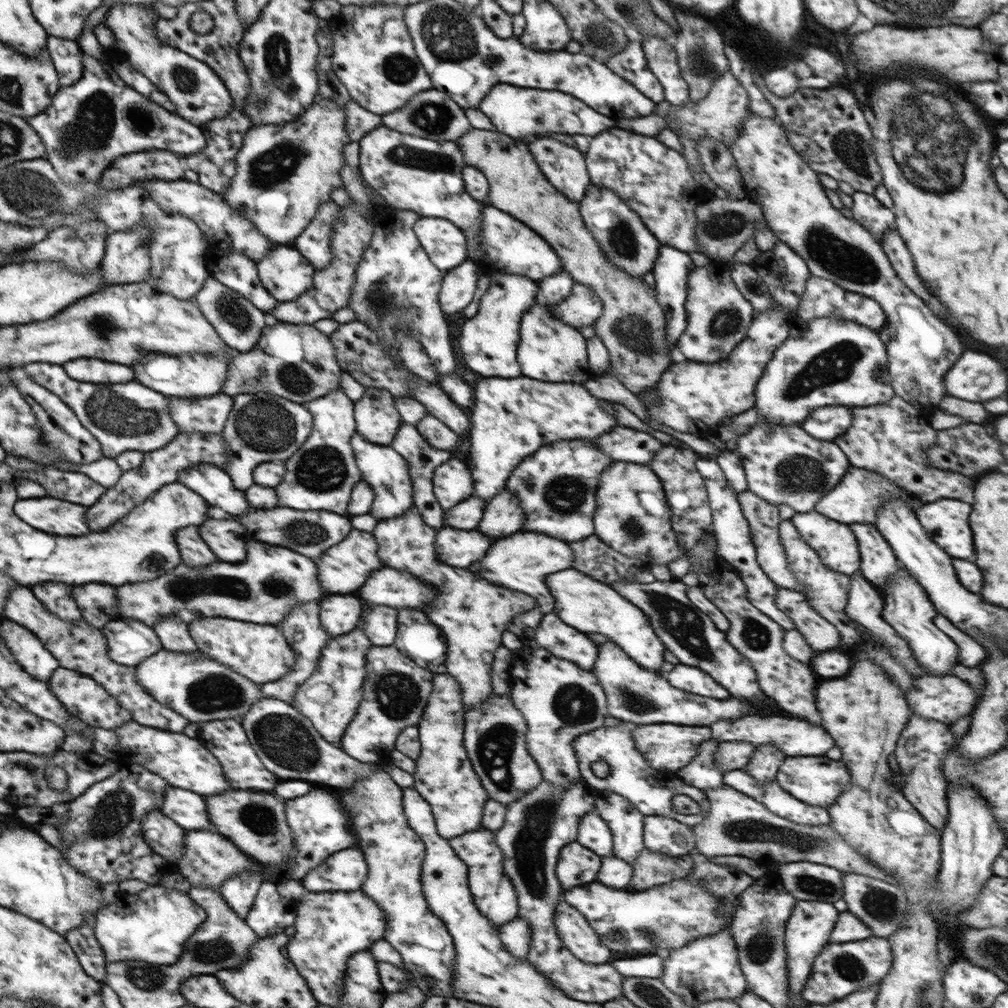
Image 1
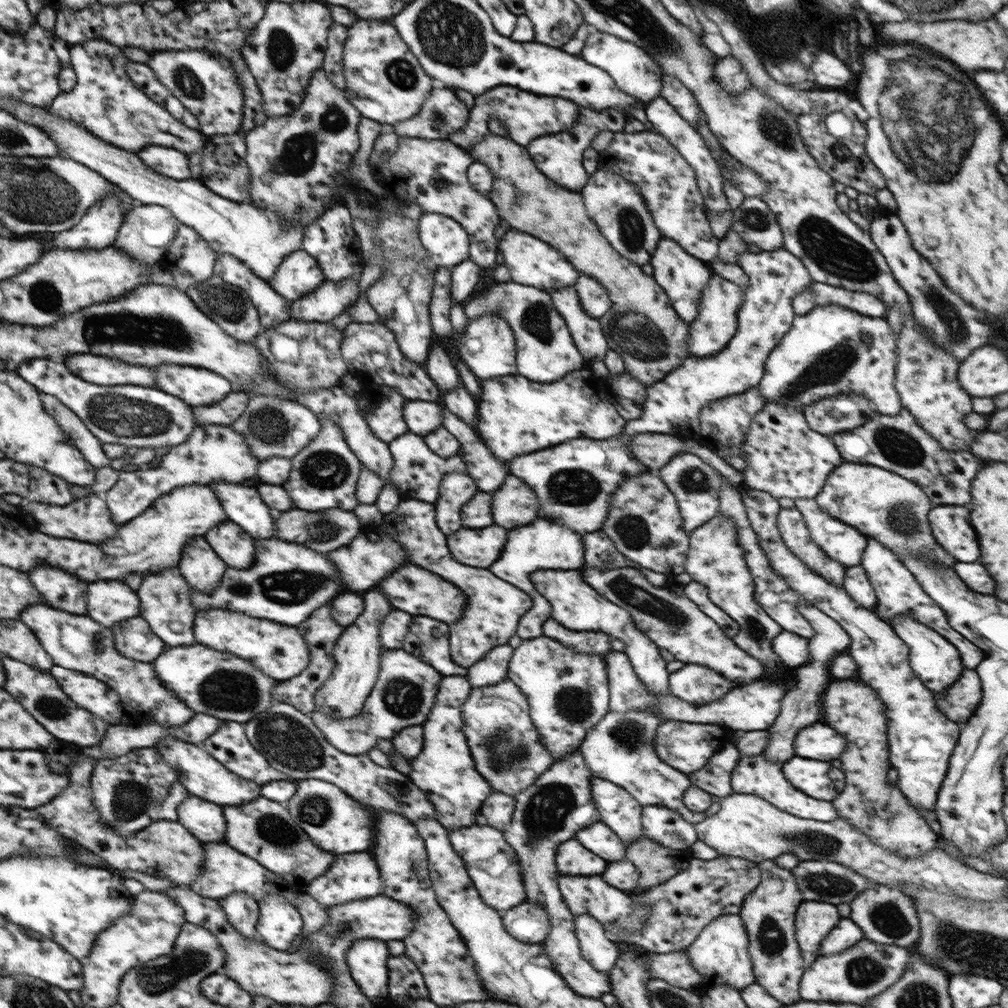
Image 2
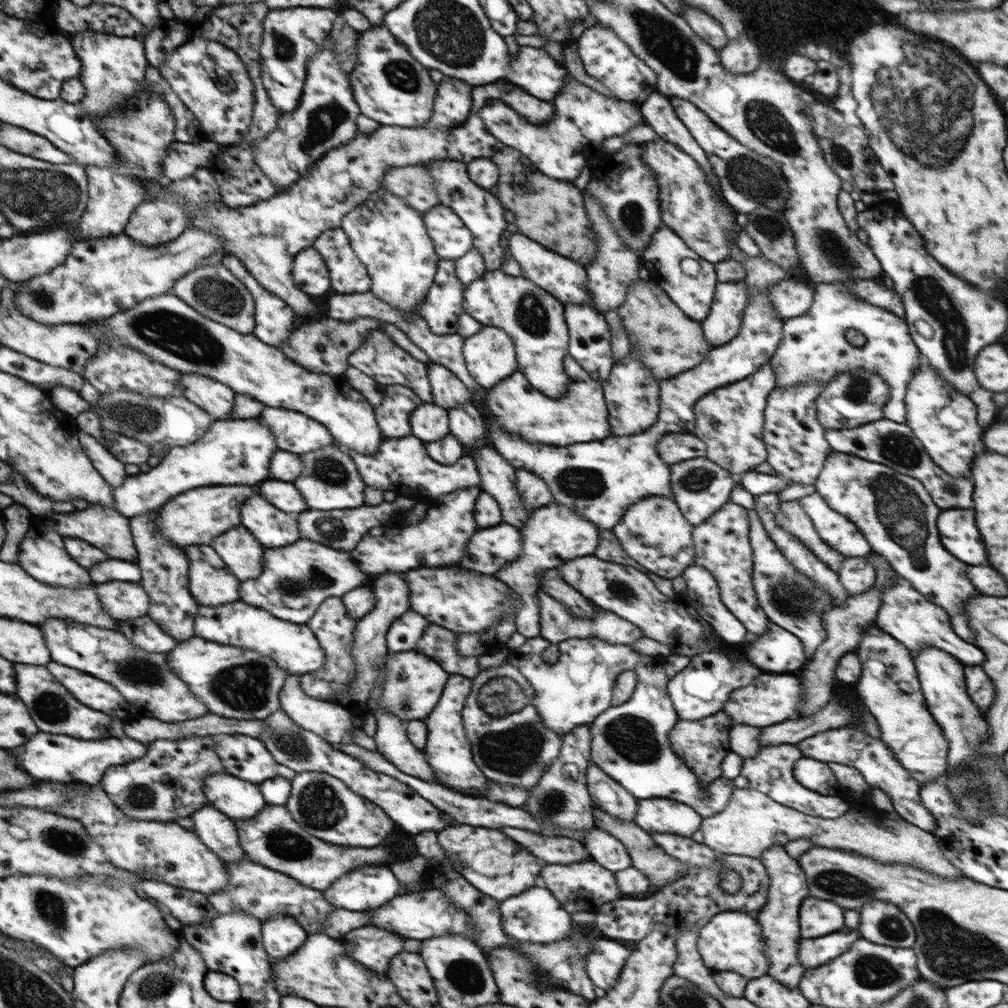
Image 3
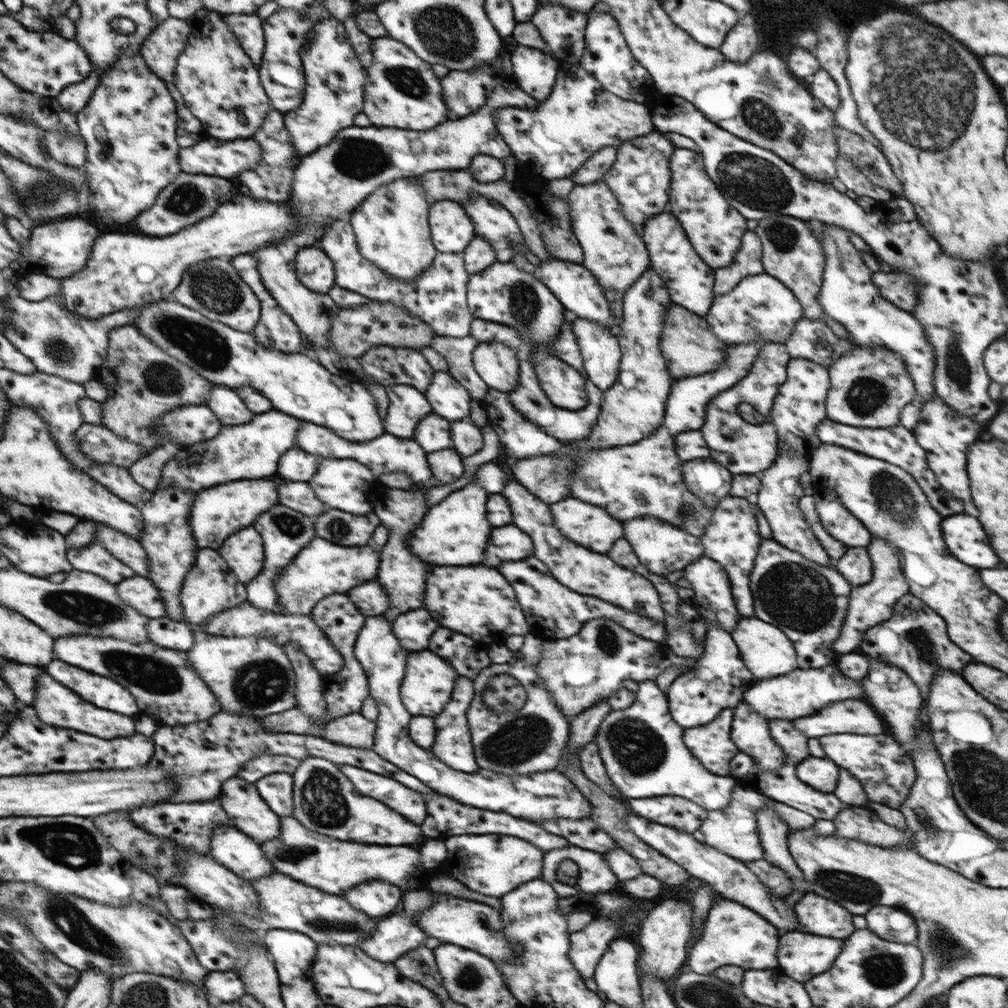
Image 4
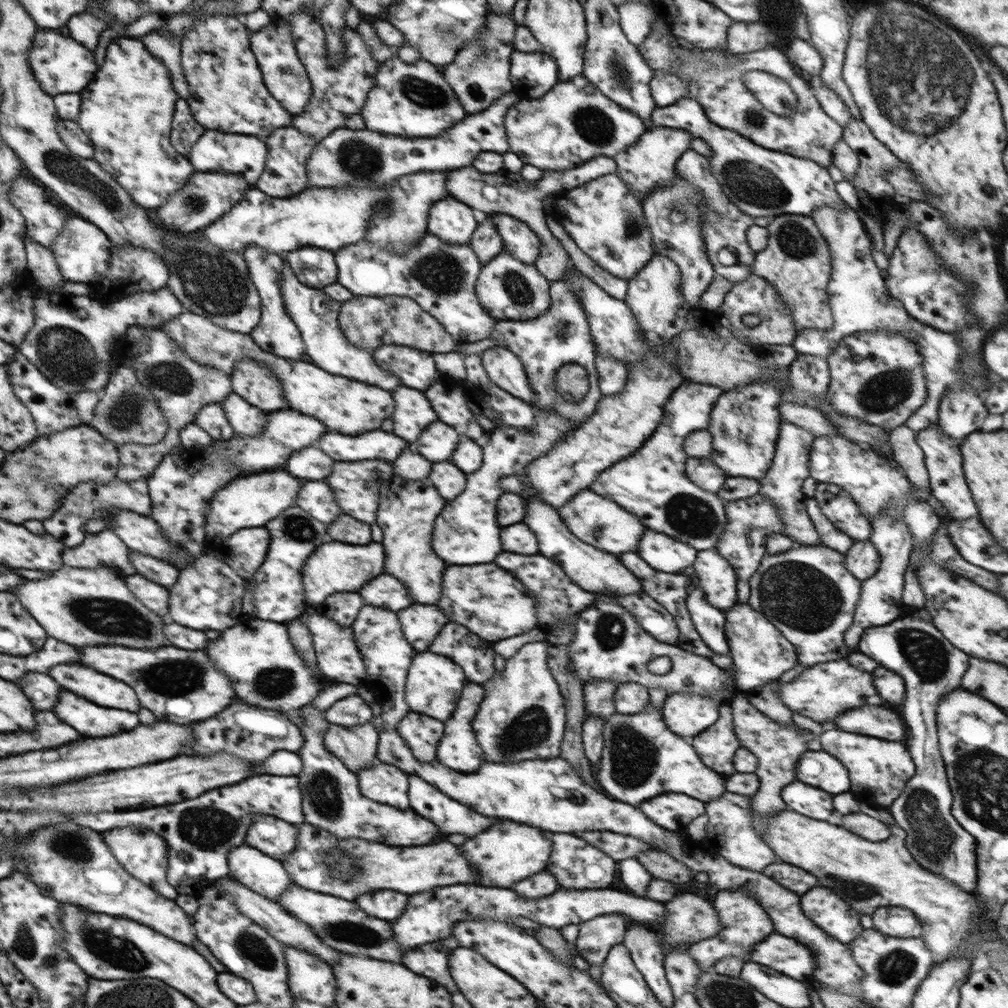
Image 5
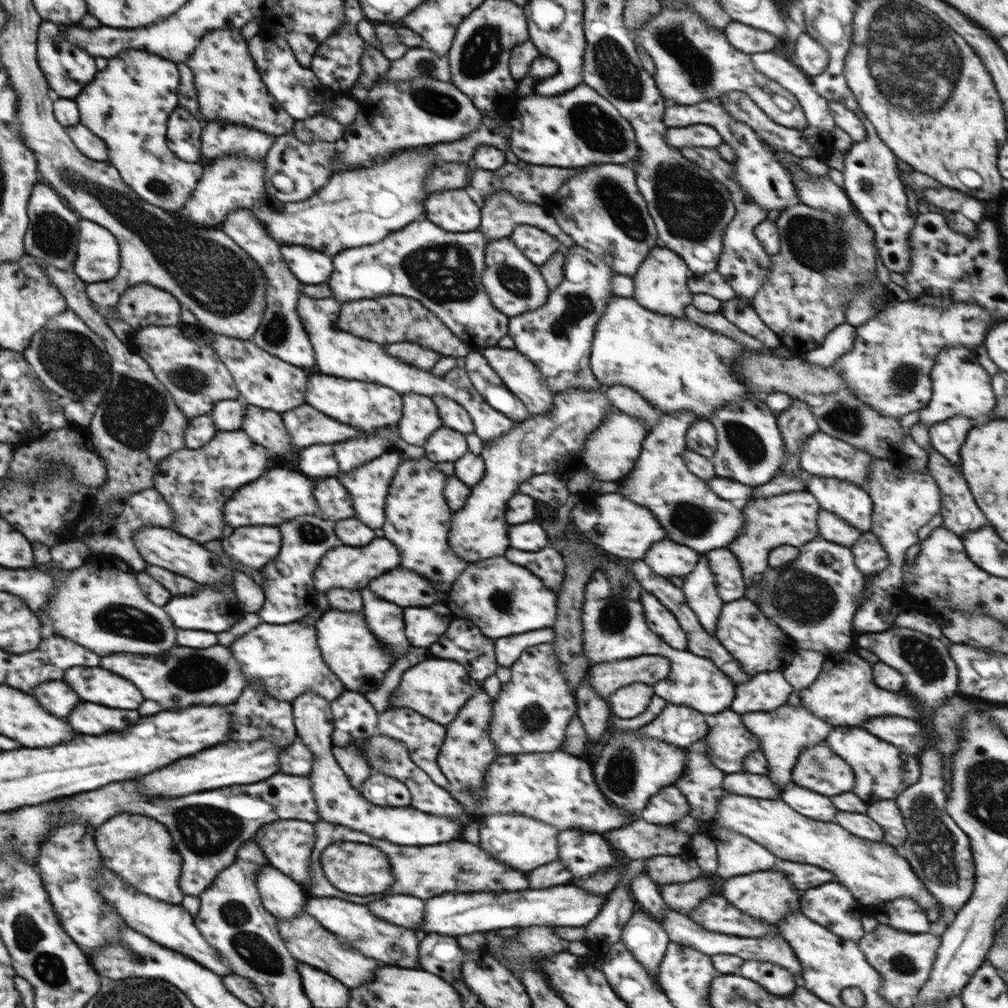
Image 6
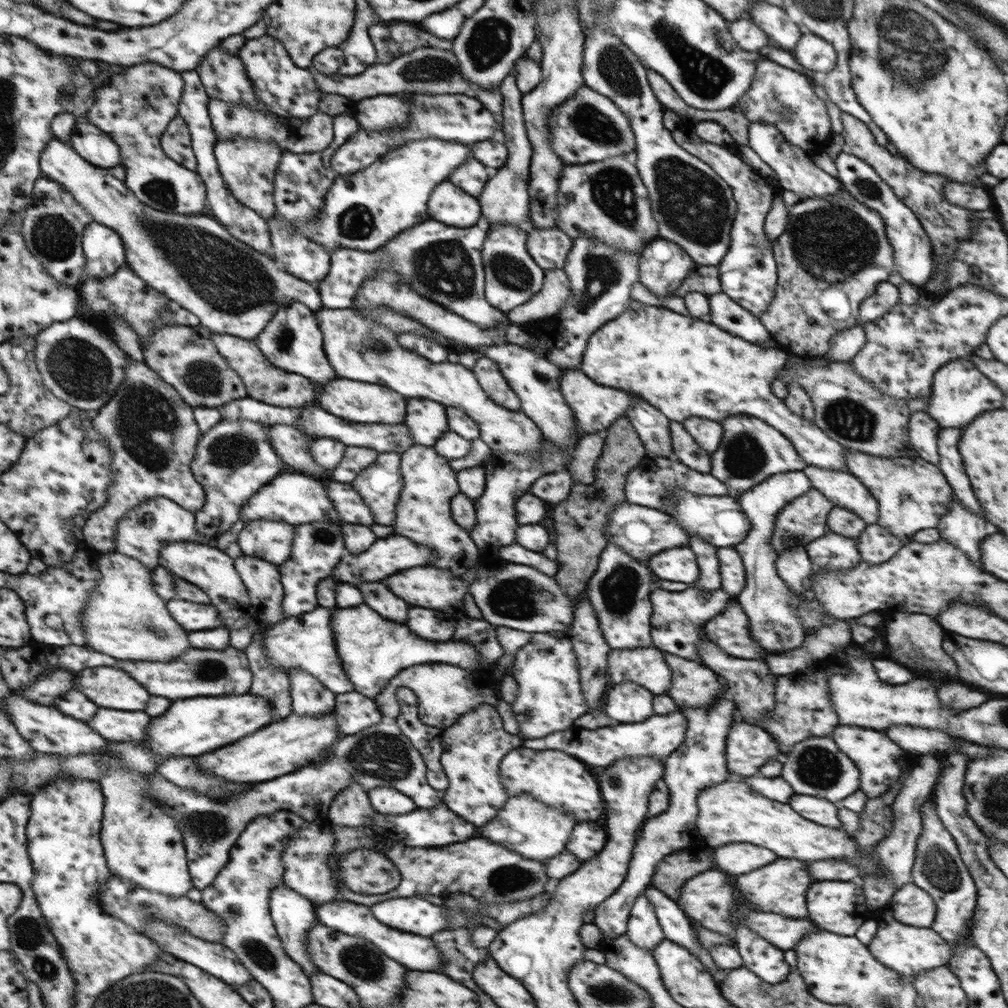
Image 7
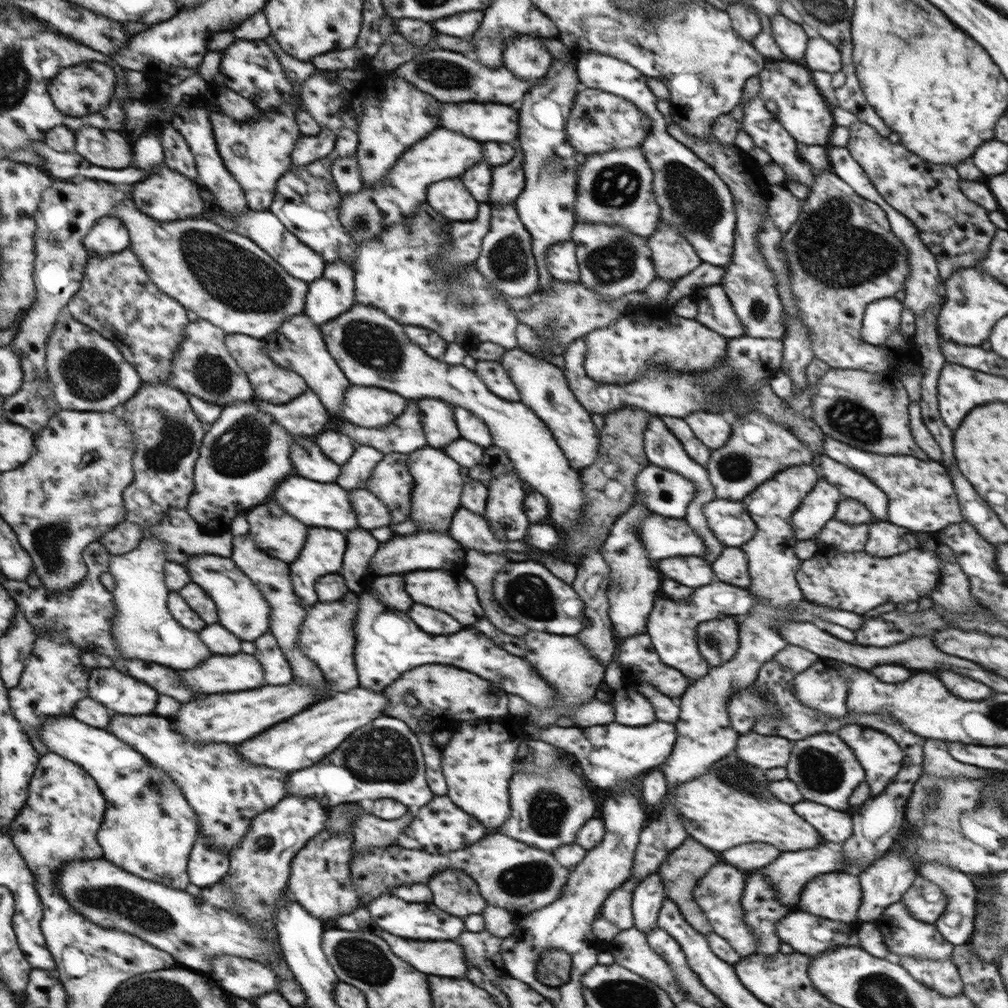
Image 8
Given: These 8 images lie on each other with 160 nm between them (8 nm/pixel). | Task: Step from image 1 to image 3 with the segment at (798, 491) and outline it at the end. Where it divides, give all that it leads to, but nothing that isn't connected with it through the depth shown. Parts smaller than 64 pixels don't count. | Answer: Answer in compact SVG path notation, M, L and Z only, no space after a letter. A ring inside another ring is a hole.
M807 380L803 384L791 388L776 387L768 395L763 424L763 441L768 453L765 461L771 464L777 473L770 475L754 470L742 473L737 478L742 483L742 486L750 491L750 494L757 497L770 492L780 492L781 490L788 489L790 484L795 482L798 482L798 484L815 484L820 471L823 469L825 460L827 460L832 451L831 446L825 439L825 428L816 418L817 396L822 389L822 382L819 380Z

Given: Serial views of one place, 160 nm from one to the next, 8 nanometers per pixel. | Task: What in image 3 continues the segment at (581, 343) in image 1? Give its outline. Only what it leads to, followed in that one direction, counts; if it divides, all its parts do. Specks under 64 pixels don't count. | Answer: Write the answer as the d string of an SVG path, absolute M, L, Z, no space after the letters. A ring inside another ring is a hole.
M490 270L471 282L463 292L464 313L482 325L502 329L514 341L518 371L547 397L560 398L567 393L569 376L563 364L569 355L569 328L563 303L527 278Z

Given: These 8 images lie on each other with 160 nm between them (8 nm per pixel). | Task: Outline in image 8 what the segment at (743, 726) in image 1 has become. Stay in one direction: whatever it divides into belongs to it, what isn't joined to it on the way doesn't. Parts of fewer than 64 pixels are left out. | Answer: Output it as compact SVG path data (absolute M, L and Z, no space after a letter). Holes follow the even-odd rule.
M850 724L835 732L856 755L866 770L871 797L878 796L902 768L904 753L888 734L868 726Z

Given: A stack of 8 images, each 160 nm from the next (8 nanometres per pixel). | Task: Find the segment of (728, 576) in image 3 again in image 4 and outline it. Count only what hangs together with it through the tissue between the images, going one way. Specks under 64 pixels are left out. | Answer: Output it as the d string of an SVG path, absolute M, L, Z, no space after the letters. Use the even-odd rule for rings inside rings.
M728 495L714 507L712 522L704 527L701 536L704 557L718 562L724 568L732 588L732 596L740 617L754 617L754 597L750 591L750 574L752 573L760 541L756 513L759 507L754 499L740 498Z

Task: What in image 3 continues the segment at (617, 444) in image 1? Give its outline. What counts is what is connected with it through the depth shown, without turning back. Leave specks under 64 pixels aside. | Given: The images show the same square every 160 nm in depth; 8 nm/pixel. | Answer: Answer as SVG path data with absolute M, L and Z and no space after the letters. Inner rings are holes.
M668 433L657 442L657 453L666 464L704 457L707 446L693 433Z

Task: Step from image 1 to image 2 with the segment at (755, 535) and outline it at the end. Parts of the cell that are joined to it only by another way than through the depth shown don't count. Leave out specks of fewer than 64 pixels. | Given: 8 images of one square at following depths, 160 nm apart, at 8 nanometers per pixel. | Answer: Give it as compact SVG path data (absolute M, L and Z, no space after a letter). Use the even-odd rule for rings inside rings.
M749 488L741 493L741 497L760 547L766 552L770 567L776 571L776 575L784 579L788 587L800 594L804 601L830 616L840 626L840 630L848 633L848 654L860 670L857 678L862 678L866 686L874 688L878 698L884 701L887 708L889 761L898 771L898 788L915 808L935 810L937 796L948 770L949 758L962 726L948 720L938 709L938 701L912 670L909 663L909 646L895 633L892 626L882 621L874 611L868 611L856 604L844 588L828 583L826 579L808 569L786 547L777 527L778 513L782 509L777 498Z

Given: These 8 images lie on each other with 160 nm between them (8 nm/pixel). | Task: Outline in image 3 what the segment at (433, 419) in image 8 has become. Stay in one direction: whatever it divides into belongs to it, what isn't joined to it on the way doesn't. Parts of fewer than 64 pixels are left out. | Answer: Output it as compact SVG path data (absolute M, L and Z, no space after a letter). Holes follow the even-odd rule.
M384 385L382 402L374 407L377 425L383 438L402 438L411 434L411 412L422 400L411 388L402 385Z

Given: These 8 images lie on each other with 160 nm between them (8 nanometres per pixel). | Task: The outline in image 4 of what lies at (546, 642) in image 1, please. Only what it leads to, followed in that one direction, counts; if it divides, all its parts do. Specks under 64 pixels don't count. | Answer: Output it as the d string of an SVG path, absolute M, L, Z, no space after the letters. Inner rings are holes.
M534 556L522 560L522 562L502 562L498 566L498 570L500 570L500 574L504 576L504 579L514 586L517 599L520 600L520 606L530 626L529 632L538 638L550 641L570 638L584 627L584 623L592 621L592 619L608 619L608 621L614 621L624 629L634 632L634 634L642 638L659 643L664 640L666 631L664 622L652 621L648 617L626 612L626 610L618 608L614 604L608 604L604 600L598 600L594 596L582 595L568 590Z

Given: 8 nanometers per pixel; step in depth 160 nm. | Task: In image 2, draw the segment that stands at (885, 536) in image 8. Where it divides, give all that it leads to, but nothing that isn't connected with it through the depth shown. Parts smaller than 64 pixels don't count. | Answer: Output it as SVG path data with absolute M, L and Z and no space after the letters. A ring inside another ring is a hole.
M862 564L847 568L842 588L860 607L874 611L877 598Z

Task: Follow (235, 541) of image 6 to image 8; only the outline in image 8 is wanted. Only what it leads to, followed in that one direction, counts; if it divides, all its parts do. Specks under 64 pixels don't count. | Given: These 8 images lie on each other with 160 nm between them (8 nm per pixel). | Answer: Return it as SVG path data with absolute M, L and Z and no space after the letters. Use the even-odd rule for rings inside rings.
M269 499L264 506L253 507L244 513L249 522L249 535L256 547L267 551L272 558L290 564L304 548L308 526L288 516L278 503Z

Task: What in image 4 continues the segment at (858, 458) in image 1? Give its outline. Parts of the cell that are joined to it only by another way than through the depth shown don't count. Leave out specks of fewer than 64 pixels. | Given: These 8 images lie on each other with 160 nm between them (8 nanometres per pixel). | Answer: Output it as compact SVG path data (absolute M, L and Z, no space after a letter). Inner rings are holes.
M825 418L816 427L816 434L822 443L843 446L848 450L855 450L860 454L867 454L872 458L889 462L903 468L922 487L931 505L944 517L955 515L964 510L964 502L952 496L943 486L940 486L937 476L930 470L926 460L926 451L918 444L915 434L902 425L891 427L876 427L873 429L848 426L839 422L832 422Z

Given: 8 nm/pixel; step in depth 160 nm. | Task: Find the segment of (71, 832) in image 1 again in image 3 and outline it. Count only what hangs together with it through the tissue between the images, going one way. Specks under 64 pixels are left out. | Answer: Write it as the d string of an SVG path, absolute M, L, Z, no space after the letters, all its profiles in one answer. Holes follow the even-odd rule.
M206 736L206 738L190 738L180 739L172 742L172 740L156 740L152 744L148 744L148 754L137 758L128 764L111 766L106 770L106 776L99 782L99 786L109 799L114 802L114 806L119 808L124 814L132 816L134 820L150 820L150 821L172 821L179 816L189 816L196 809L204 805L212 805L209 798L203 793L202 778L209 777L212 773L223 770L223 764L218 758L215 750L212 750L212 740L214 736Z

